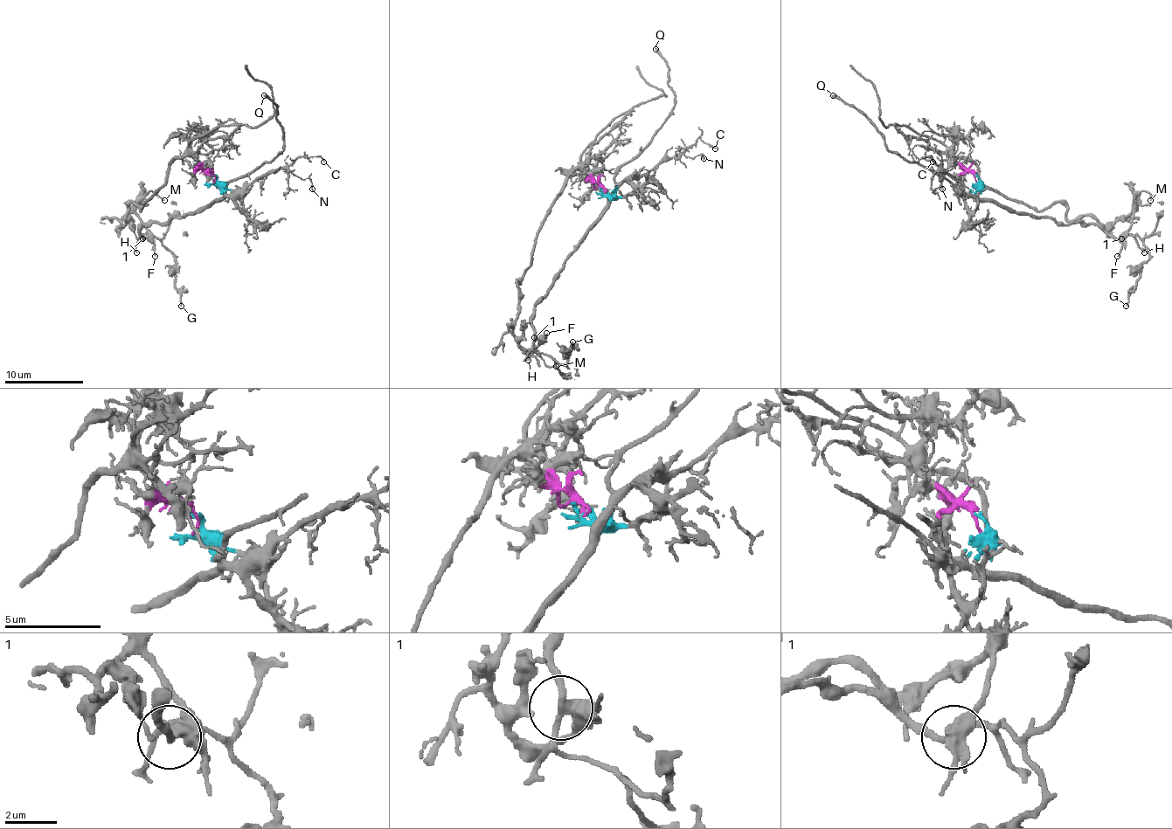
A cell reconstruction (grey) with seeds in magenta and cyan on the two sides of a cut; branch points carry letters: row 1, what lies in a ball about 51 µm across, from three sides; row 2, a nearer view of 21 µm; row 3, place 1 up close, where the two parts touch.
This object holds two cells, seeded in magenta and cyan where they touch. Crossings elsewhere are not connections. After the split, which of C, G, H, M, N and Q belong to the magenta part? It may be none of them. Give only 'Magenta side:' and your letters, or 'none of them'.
Magenta side: M

